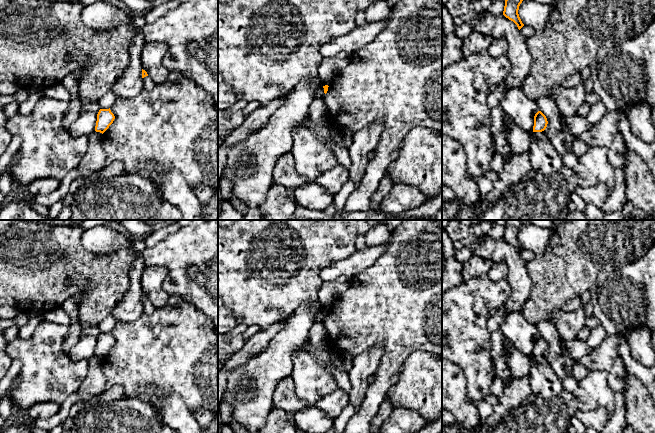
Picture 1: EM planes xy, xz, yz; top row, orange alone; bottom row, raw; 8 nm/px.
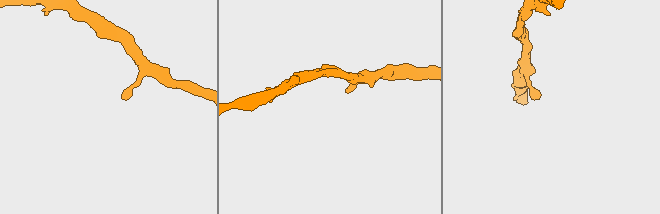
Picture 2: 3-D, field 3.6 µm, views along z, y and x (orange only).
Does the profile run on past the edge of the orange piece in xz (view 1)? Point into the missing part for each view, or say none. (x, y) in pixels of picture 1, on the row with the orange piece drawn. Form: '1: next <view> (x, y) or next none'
1: next none

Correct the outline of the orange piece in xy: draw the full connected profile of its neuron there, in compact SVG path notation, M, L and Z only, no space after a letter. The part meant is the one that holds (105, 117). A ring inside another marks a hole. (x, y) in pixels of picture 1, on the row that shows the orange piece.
M100 109L97 114L97 121L95 126L95 131L104 133L109 126L113 123L115 119L114 114L109 109Z

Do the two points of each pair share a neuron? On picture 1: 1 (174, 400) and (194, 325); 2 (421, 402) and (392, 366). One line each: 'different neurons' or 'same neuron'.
1: different neurons
2: different neurons

